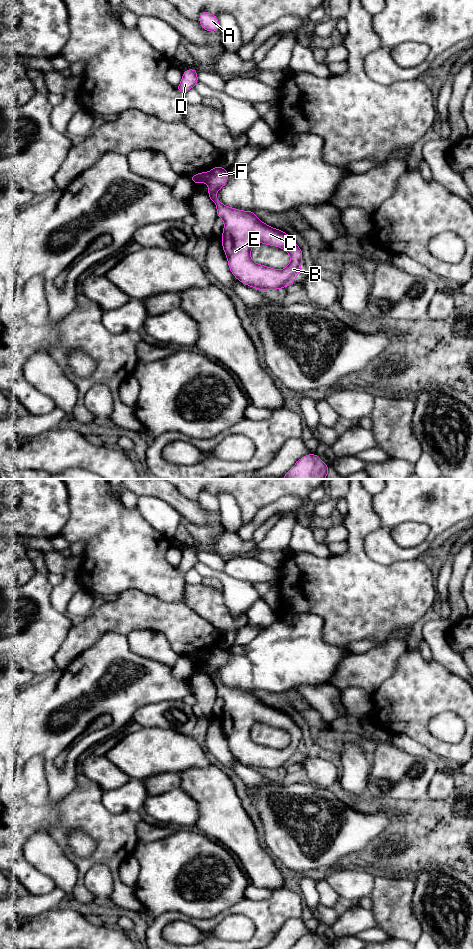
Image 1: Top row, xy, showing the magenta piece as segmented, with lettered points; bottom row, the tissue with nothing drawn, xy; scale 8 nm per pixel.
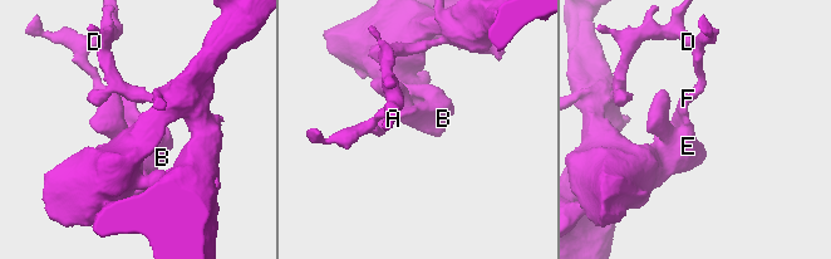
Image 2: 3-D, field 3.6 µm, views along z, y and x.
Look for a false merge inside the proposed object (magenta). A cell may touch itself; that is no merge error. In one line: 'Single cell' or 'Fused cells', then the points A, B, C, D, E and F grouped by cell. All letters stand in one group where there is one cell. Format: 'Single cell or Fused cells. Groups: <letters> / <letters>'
Fused cells. Groups: A D / B C E F

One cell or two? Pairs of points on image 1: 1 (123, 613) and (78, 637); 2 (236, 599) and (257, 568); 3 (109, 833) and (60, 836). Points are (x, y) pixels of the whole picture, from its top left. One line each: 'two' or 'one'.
1: one
2: two
3: one

